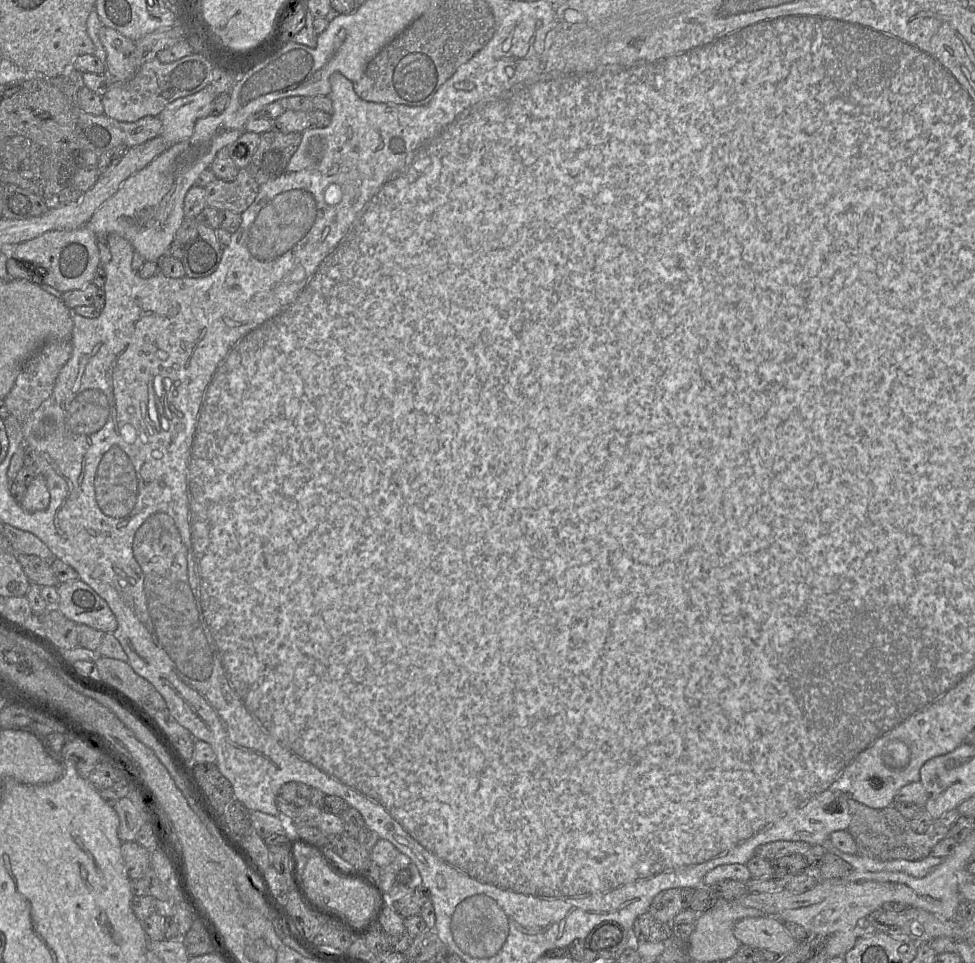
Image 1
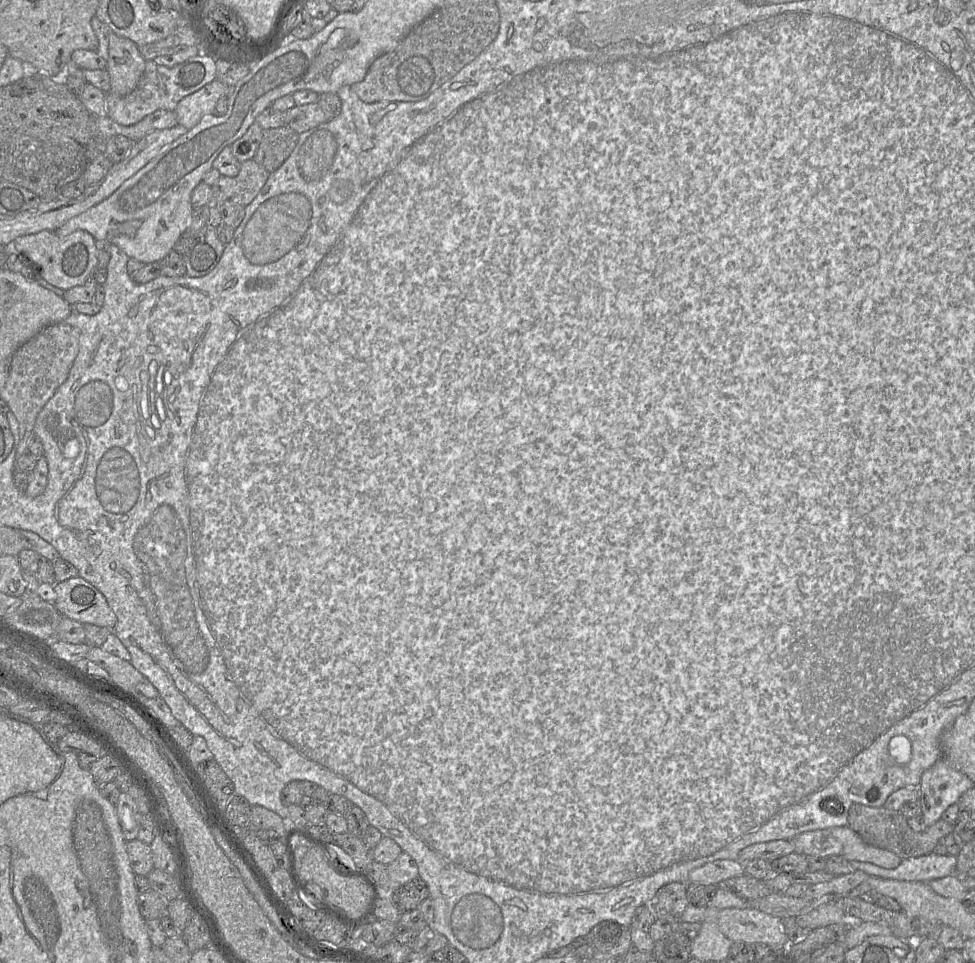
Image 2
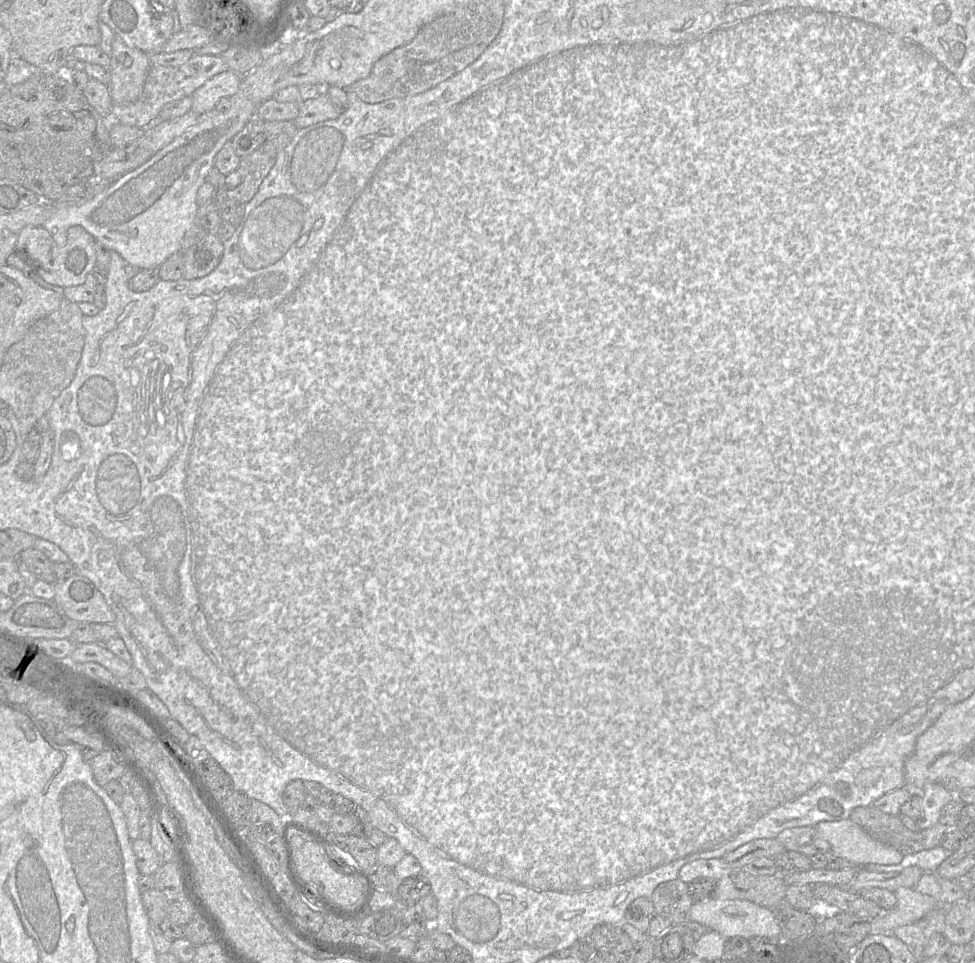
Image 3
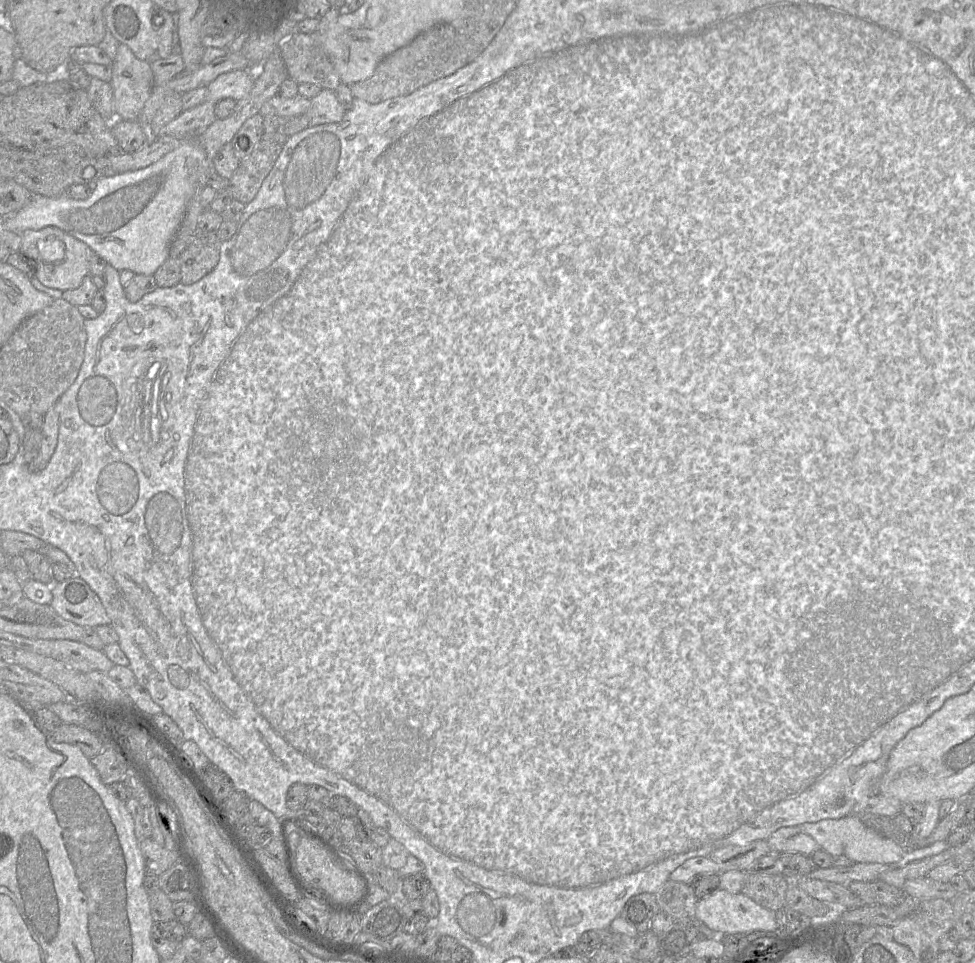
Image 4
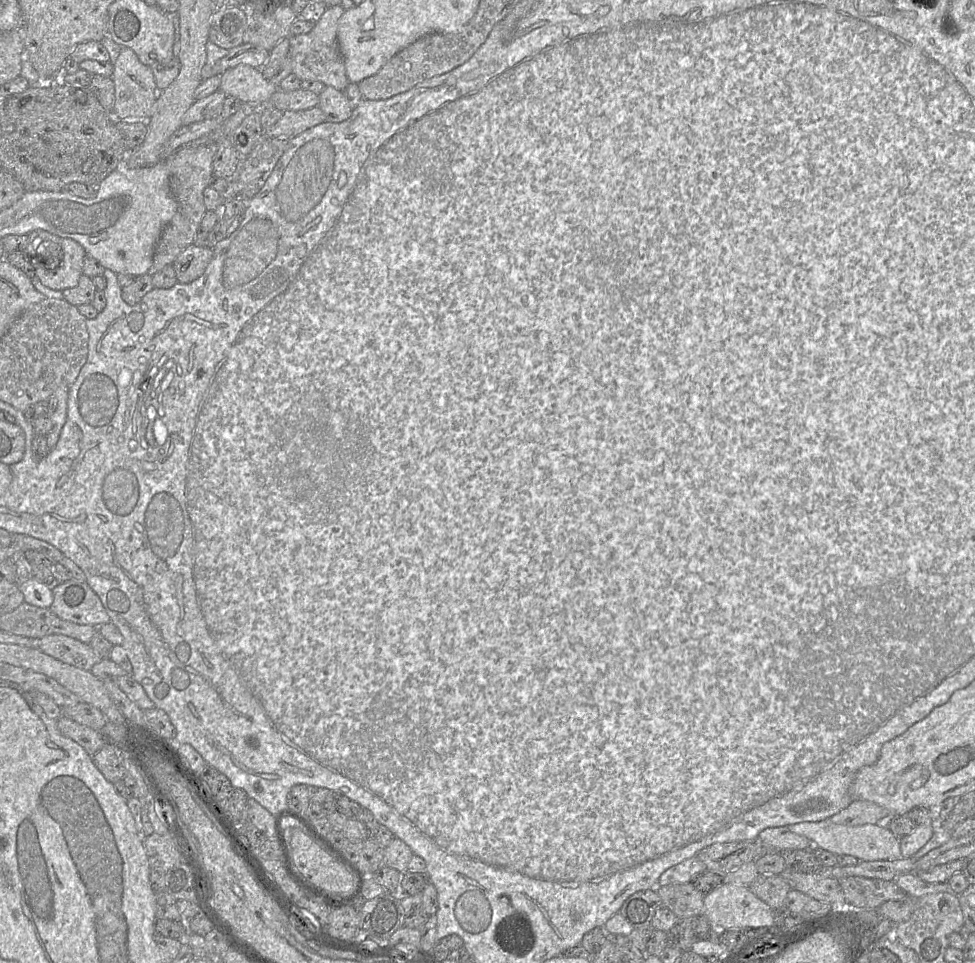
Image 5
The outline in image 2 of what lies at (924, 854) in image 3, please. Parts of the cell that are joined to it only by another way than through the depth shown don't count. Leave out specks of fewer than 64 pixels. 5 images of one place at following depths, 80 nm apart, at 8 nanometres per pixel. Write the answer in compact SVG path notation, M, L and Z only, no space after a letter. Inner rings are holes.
M934 852L913 858L903 859L896 868L882 868L877 865L850 861L854 870L860 870L872 877L929 883L955 873L957 857L938 855Z

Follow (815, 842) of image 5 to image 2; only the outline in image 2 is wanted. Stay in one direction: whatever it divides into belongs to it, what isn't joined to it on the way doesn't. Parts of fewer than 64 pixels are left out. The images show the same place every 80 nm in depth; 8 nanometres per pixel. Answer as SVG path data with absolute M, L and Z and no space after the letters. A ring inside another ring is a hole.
M837 826L837 827L832 827L829 829L824 829L824 830L829 830L831 835L842 844L842 854L841 855L849 862L850 861L868 862L868 863L877 865L882 868L891 869L891 868L896 868L902 861L902 859L899 856L897 856L891 851L877 848L877 847L867 844L854 830L852 830L848 826Z

